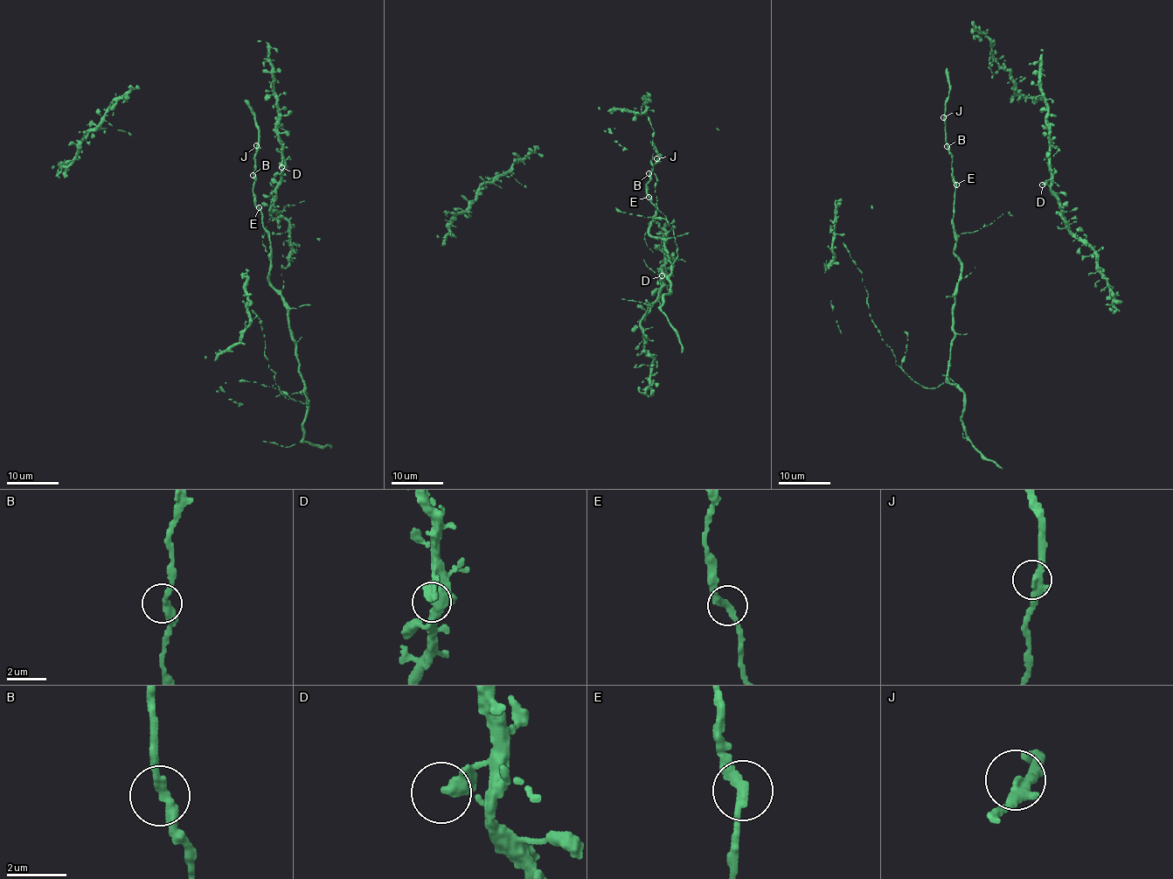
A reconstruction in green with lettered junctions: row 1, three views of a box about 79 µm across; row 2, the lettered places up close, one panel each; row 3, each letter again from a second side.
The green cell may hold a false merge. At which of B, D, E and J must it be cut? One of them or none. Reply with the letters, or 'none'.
none

